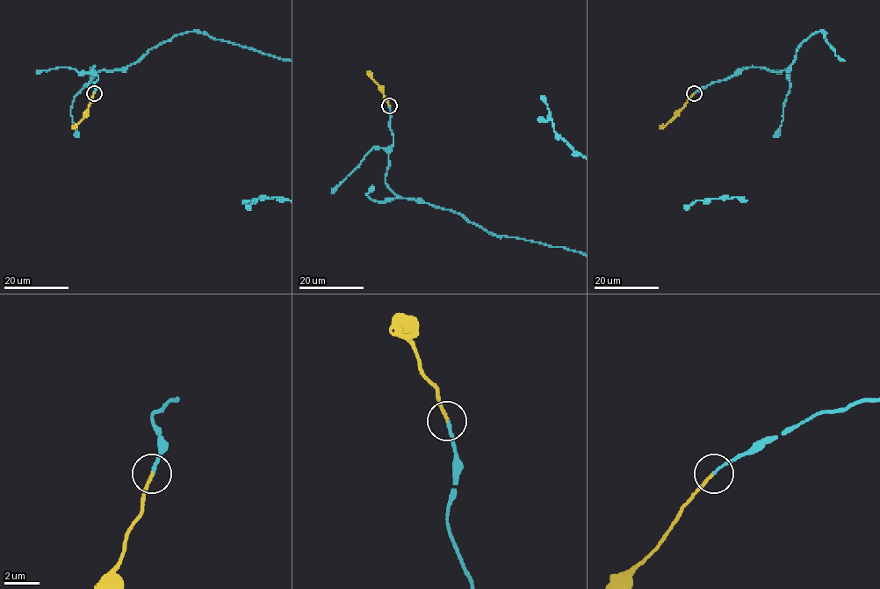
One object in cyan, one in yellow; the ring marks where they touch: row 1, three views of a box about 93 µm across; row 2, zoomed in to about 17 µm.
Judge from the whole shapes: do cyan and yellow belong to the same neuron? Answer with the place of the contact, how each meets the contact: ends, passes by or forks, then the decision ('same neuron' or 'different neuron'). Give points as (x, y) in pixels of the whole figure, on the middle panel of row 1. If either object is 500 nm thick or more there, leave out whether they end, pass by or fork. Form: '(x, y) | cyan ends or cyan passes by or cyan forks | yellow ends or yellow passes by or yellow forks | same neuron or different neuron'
(389, 105) | cyan ends | yellow ends | same neuron

